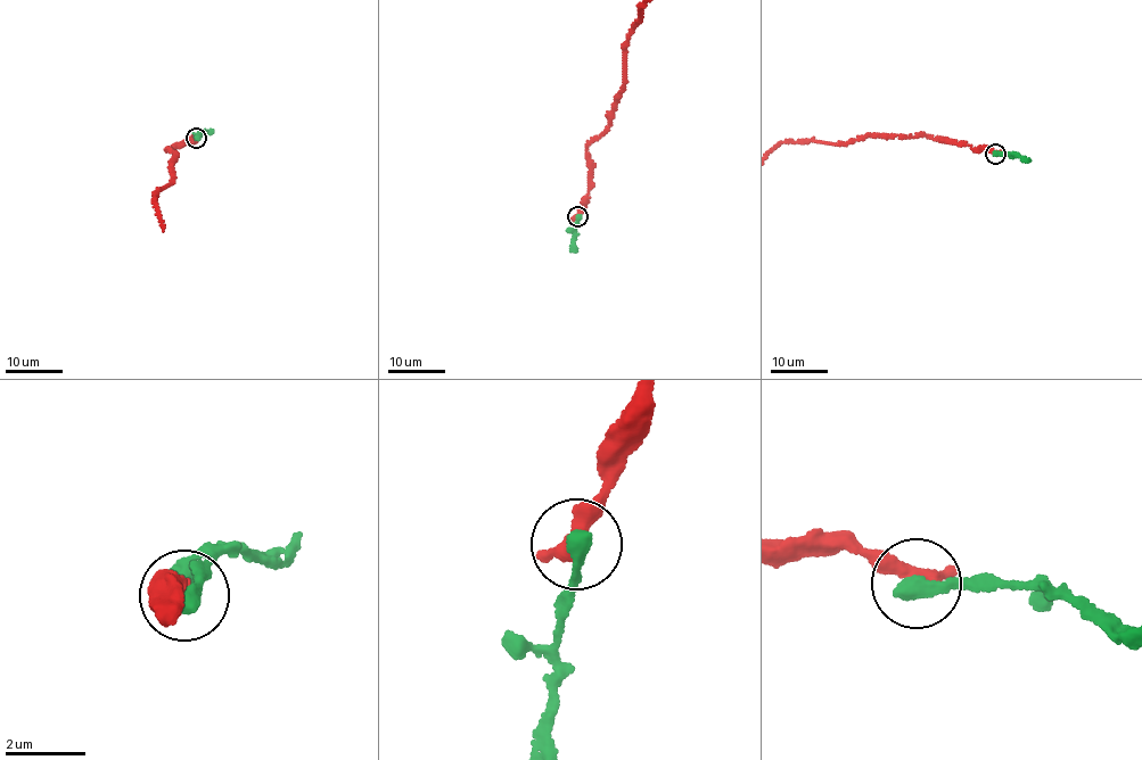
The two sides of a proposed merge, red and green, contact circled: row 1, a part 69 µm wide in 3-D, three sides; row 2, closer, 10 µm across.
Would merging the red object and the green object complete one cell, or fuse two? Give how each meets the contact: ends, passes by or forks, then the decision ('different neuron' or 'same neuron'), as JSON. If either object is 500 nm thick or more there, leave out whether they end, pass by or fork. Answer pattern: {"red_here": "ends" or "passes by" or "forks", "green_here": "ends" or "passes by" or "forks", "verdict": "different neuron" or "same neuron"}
{"red_here": "ends", "green_here": "ends", "verdict": "different neuron"}

